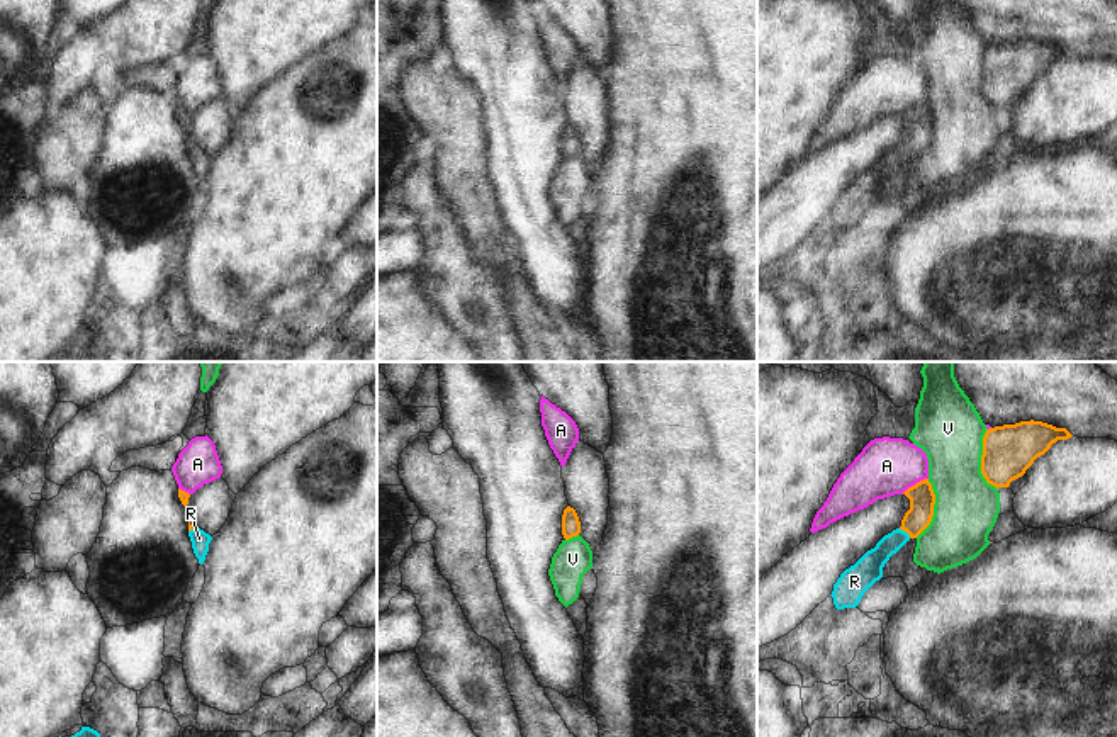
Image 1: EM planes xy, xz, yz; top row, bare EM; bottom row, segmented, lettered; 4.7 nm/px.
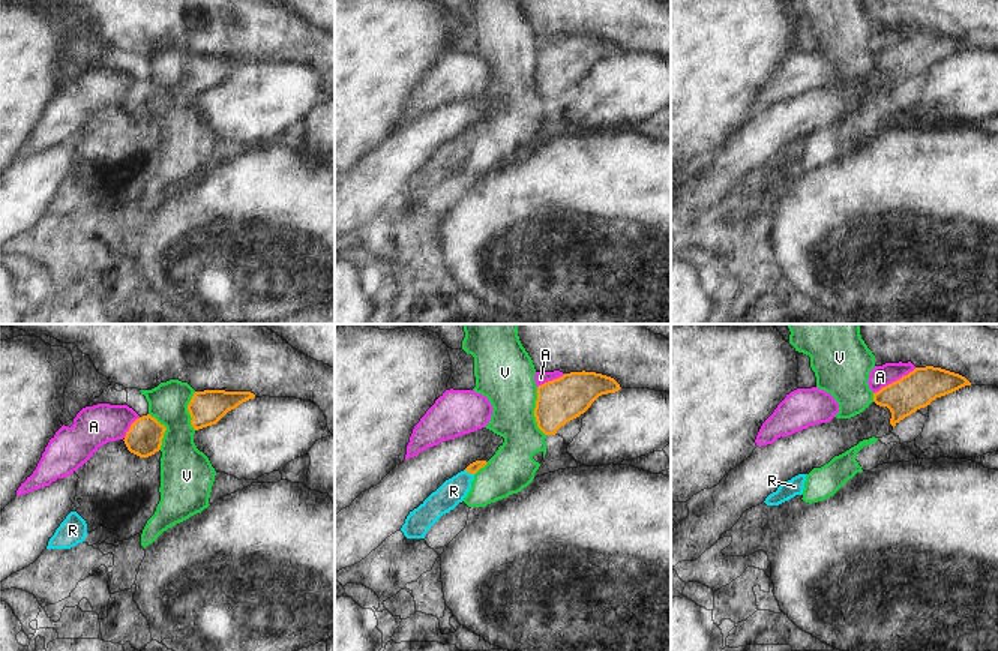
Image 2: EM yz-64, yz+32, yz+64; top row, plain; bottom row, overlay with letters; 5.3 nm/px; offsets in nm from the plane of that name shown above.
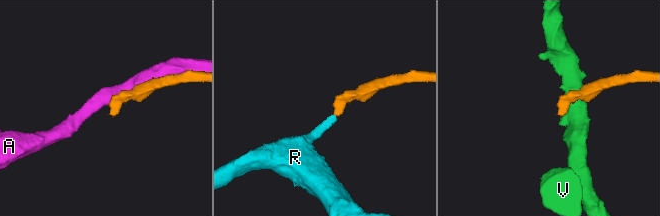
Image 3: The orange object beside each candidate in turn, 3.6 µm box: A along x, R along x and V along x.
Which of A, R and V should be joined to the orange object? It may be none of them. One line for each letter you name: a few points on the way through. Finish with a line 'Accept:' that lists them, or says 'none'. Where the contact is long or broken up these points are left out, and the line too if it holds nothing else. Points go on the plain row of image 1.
R: Path across: yz (917, 138), (905, 150), (870, 187)
Accept: R.

